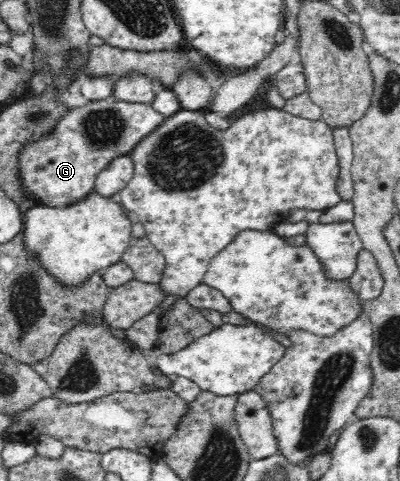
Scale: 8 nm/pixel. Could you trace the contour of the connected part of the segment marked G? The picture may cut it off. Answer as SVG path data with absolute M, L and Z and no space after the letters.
M112 99L89 101L84 106L65 108L63 117L57 121L51 132L45 132L37 140L29 140L19 148L19 179L25 194L35 200L35 204L43 204L51 208L59 208L78 203L94 191L97 175L112 160L129 153L146 136L149 136L166 120L155 113L151 104L128 103Z

